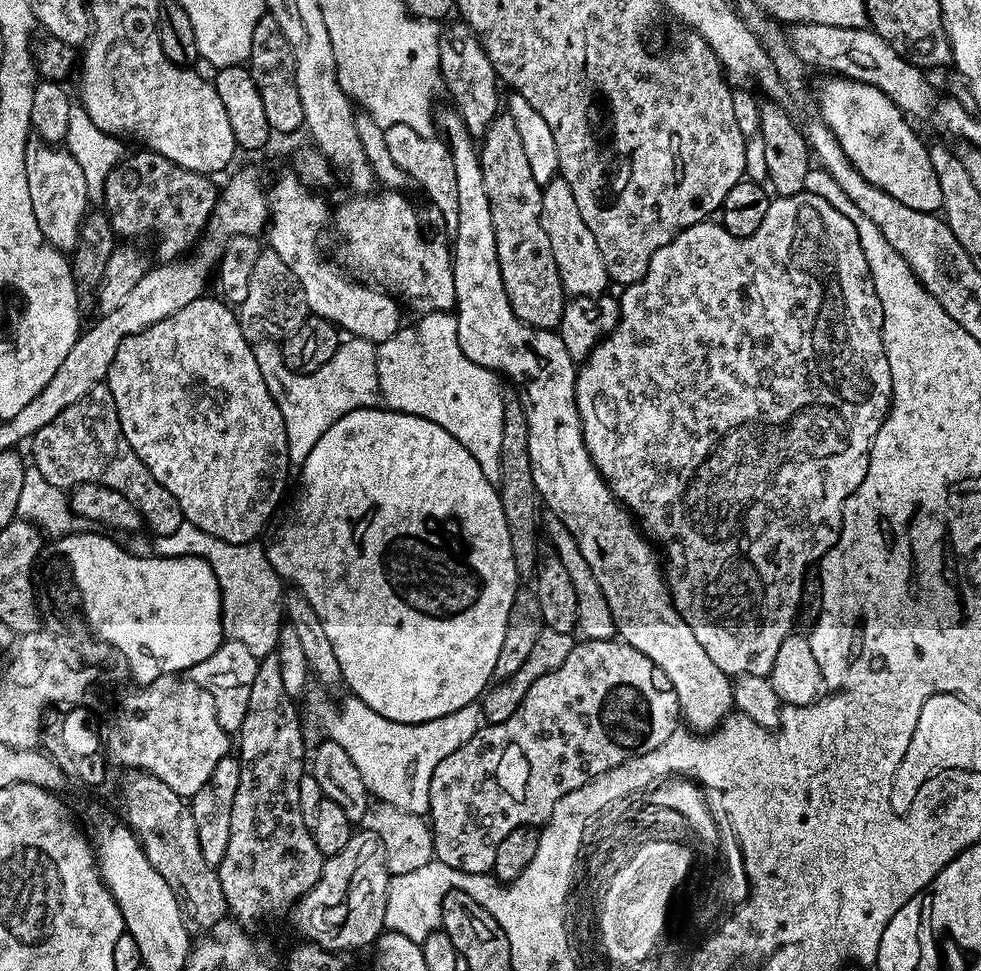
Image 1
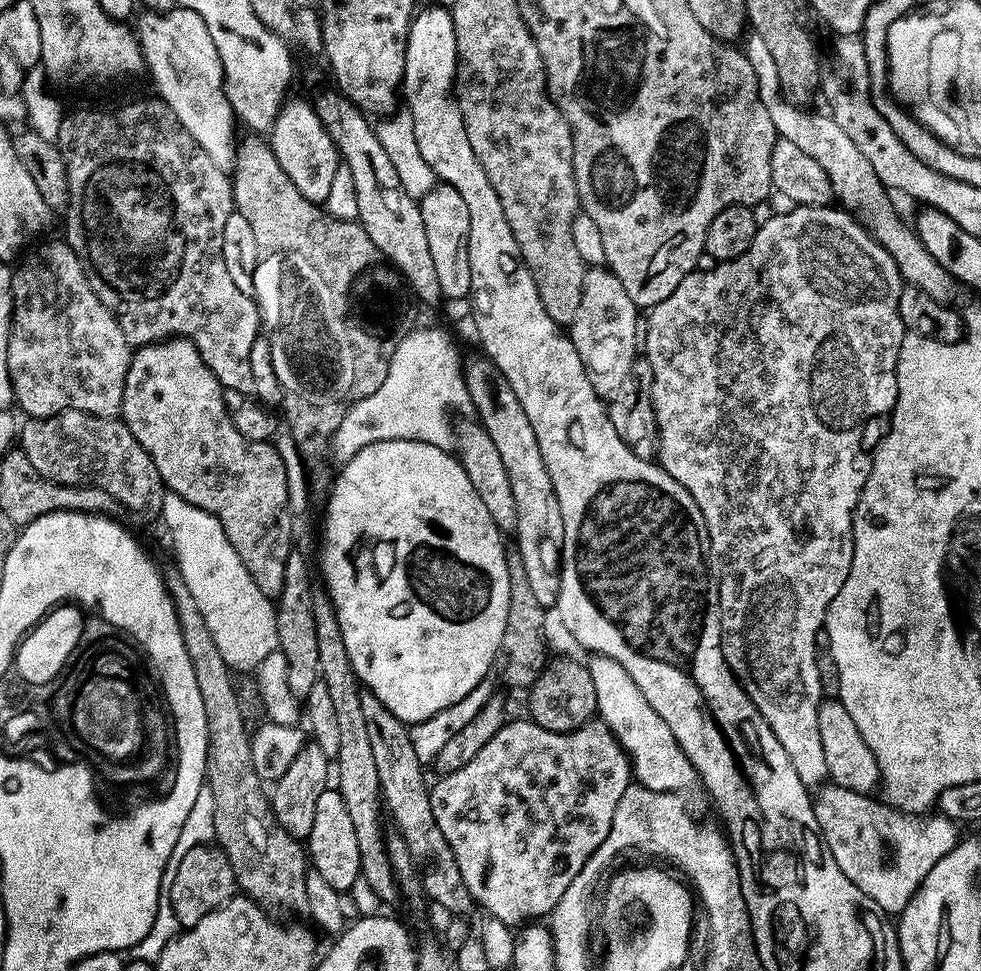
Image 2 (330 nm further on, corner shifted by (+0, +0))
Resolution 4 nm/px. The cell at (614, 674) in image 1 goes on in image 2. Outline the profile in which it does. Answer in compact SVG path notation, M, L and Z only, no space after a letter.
M593 718L572 732L541 732L531 719L523 719L509 719L502 726L502 730L498 730L498 734L494 734L494 738L490 738L490 742L482 746L482 750L478 750L477 756L466 762L466 766L462 766L462 770L454 770L454 774L449 776L440 776L437 784L433 783L430 788L434 818L438 827L442 829L442 834L446 834L446 842L450 842L450 850L454 850L454 858L458 858L458 870L462 870L462 882L466 890L470 890L473 901L479 907L481 904L488 911L489 917L509 926L536 922L544 918L540 916L548 916L551 913L553 915L557 911L558 902L567 897L570 885L574 878L580 877L582 866L586 866L590 854L594 854L598 846L606 842L606 834L610 834L614 814L618 812L618 802L634 780L628 755L603 720Z

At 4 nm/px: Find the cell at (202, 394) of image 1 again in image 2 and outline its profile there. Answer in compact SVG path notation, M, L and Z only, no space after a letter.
M173 338L162 340L159 344L145 344L133 351L120 416L130 434L138 438L142 450L150 454L154 466L158 466L165 489L178 494L192 506L198 506L198 510L214 514L214 518L222 522L222 530L226 530L230 546L238 550L238 558L242 558L242 566L250 570L250 578L258 582L258 590L276 602L282 594L288 556L294 550L294 521L288 508L286 466L275 443L245 440L235 428L224 401L224 391L219 378L210 370L210 366L206 366L190 341Z

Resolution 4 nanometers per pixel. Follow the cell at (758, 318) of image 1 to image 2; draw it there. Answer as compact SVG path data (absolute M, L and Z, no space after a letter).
M805 204L790 210L788 214L776 214L770 218L770 222L767 222L766 225L757 227L754 242L750 246L750 250L746 250L746 254L733 260L713 263L711 266L713 268L708 268L705 272L694 270L686 278L682 278L682 282L678 282L674 294L670 294L670 298L662 298L662 302L658 302L658 306L654 306L647 313L648 329L645 332L643 329L642 332L642 352L652 367L652 401L654 402L657 439L656 456L660 467L666 470L666 474L670 474L670 478L674 478L674 482L678 482L678 486L682 486L688 491L690 498L694 498L694 502L698 502L698 510L702 510L702 518L706 522L708 541L712 551L716 585L720 587L720 645L724 660L728 663L728 669L735 674L737 680L744 687L744 692L752 699L754 706L762 714L762 718L770 726L770 730L774 730L774 738L778 738L778 742L782 742L782 750L786 750L786 758L790 758L790 766L794 766L798 778L802 778L802 782L809 786L820 786L828 780L828 771L826 770L826 753L822 750L822 738L818 735L818 710L822 695L818 667L815 665L817 652L815 635L825 627L830 602L834 602L838 590L842 590L842 586L850 574L850 566L854 562L852 519L856 513L858 498L866 486L868 472L872 469L869 449L864 449L864 431L867 430L868 424L874 423L879 416L887 417L896 406L896 363L900 357L900 347L906 335L906 329L900 317L900 289L902 287L900 271L894 258L890 258L886 249L871 236L868 229L856 219L851 211L841 210L836 206L819 208Z

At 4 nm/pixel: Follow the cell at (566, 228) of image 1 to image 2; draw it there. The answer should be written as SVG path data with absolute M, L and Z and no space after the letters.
M592 266L585 271L582 282L582 306L578 306L578 314L574 314L574 322L570 325L570 335L578 350L578 358L582 358L582 366L586 366L590 386L594 386L594 390L601 398L611 398L619 392L630 374L632 363L638 359L636 315L638 315L636 304L630 302L630 294L626 294L622 282L618 282L613 272L609 272L604 266Z

